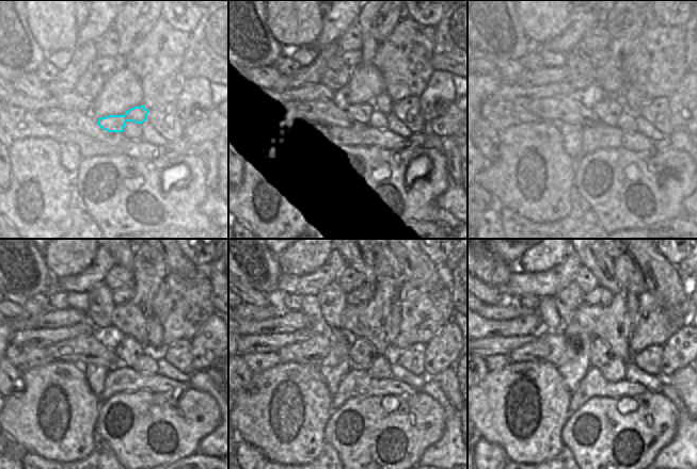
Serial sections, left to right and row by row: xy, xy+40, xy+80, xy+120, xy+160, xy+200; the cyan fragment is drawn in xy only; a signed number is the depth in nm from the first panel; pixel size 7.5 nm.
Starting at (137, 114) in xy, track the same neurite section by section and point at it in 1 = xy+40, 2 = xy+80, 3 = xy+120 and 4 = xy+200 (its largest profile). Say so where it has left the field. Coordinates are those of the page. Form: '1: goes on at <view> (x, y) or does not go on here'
1: goes on at xy+40 (370, 113)
2: goes on at xy+80 (607, 111)
3: goes on at xy+120 (126, 351)
4: goes on at xy+200 (600, 354)

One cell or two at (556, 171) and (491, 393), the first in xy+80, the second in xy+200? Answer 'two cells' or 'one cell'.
one cell

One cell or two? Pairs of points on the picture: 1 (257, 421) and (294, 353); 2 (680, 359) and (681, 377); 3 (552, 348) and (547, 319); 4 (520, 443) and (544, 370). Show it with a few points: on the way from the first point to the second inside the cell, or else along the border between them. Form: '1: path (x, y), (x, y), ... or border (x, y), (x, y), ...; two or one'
1: border (282, 361), (299, 361), (314, 366); two
2: border (685, 366), (664, 377); two
3: border (558, 332), (545, 332), (540, 335); two
4: path (538, 430), (544, 418), (544, 390); one

